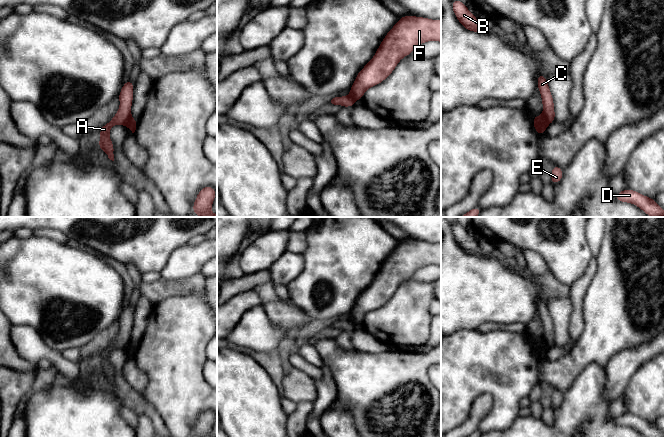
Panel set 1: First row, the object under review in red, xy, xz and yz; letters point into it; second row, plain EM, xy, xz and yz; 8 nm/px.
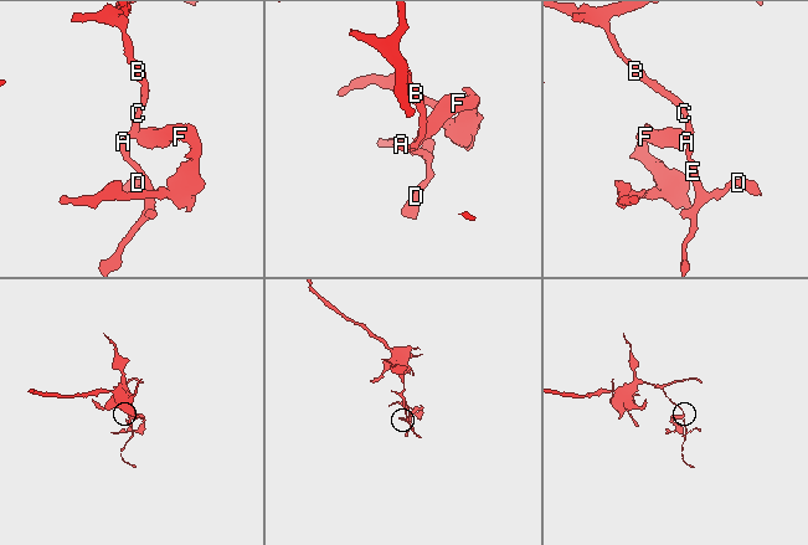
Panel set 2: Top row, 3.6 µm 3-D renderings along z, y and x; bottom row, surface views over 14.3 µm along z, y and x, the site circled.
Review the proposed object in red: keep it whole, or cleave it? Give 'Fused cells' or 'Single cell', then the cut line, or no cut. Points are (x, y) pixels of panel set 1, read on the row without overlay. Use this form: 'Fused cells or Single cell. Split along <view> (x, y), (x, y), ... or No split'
Fused cells. Split along xy (131, 341), (126, 349)

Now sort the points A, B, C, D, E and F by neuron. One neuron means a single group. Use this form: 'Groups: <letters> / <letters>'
Groups: A B C D E / F

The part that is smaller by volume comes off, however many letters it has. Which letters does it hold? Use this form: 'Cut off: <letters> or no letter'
Cut off: F

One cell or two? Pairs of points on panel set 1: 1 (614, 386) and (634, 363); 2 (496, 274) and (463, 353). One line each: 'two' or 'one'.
1: one
2: two

